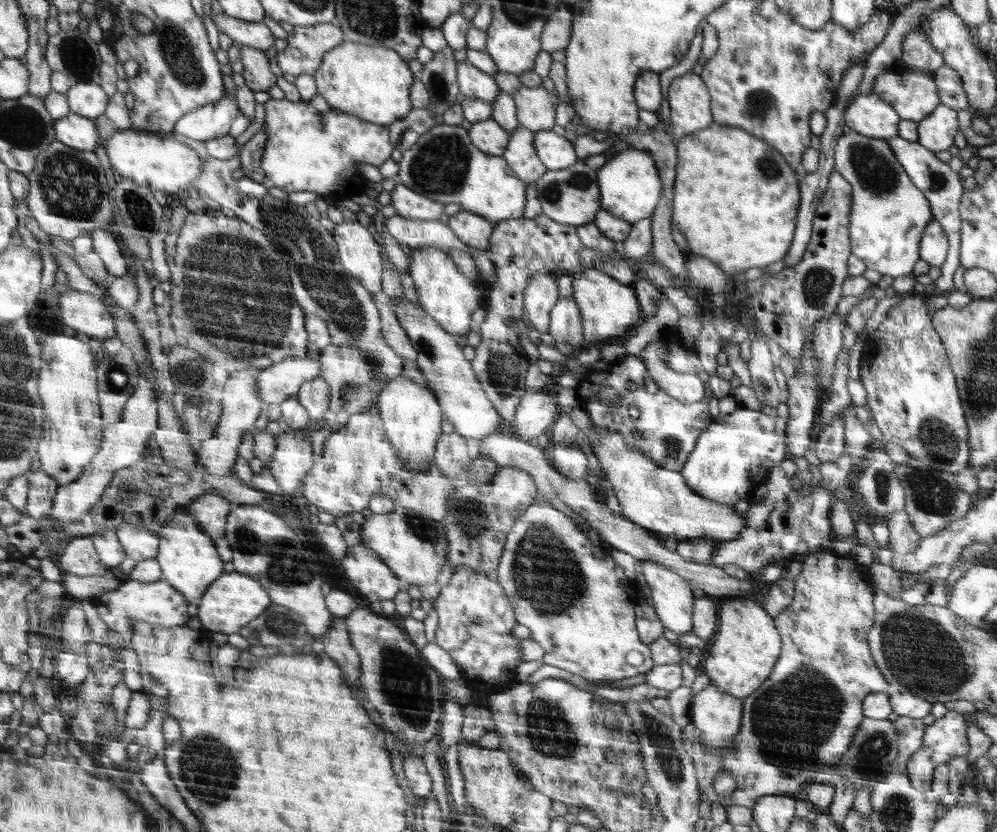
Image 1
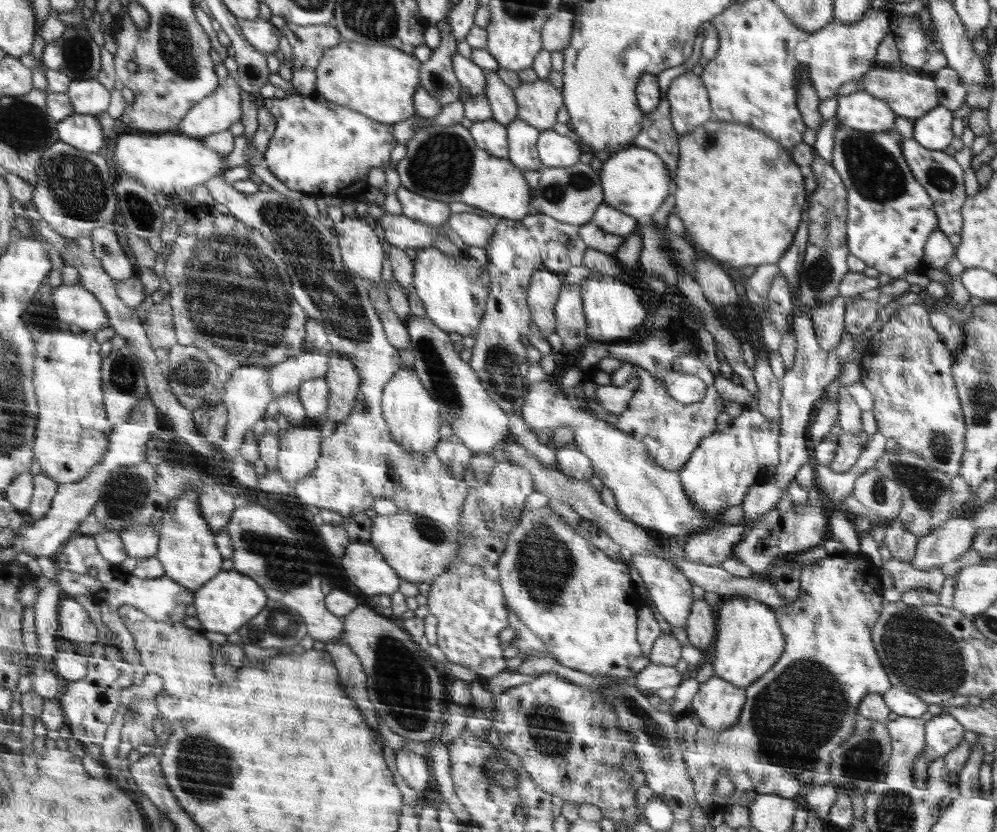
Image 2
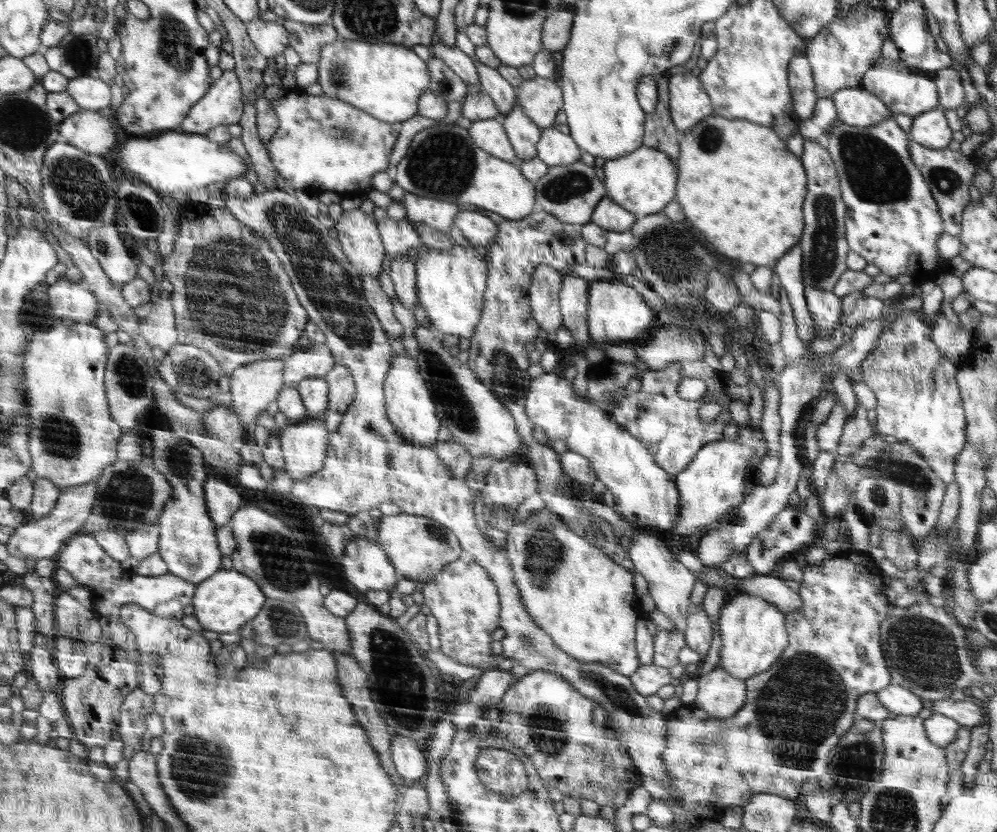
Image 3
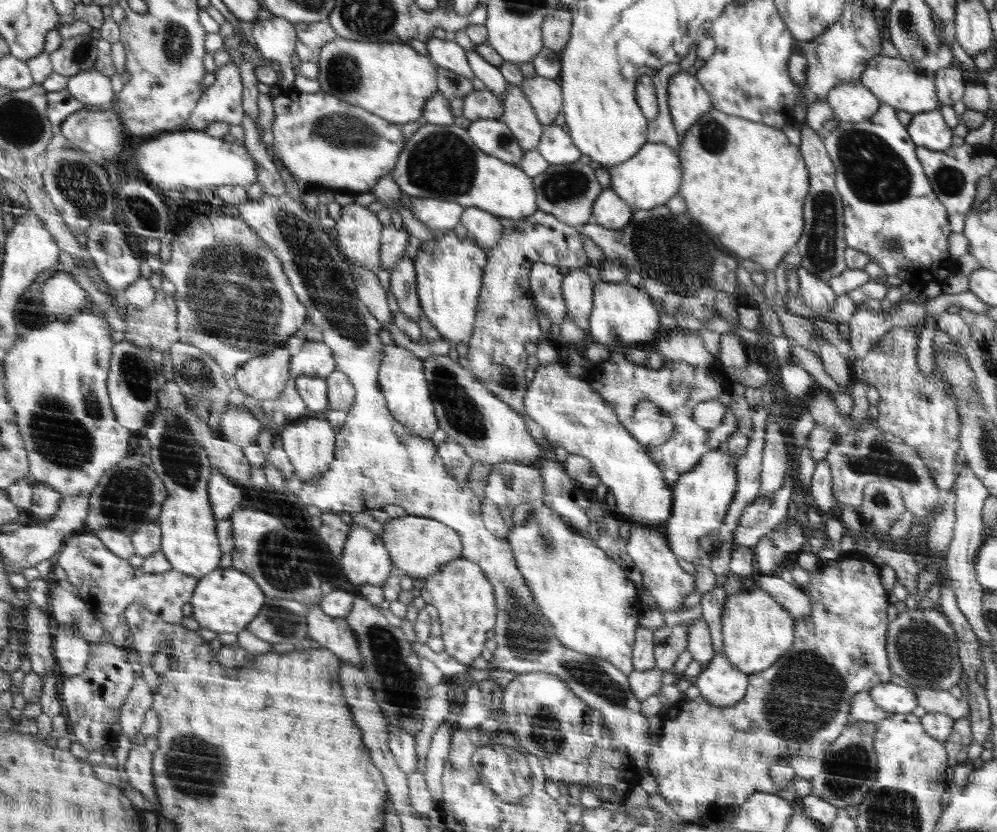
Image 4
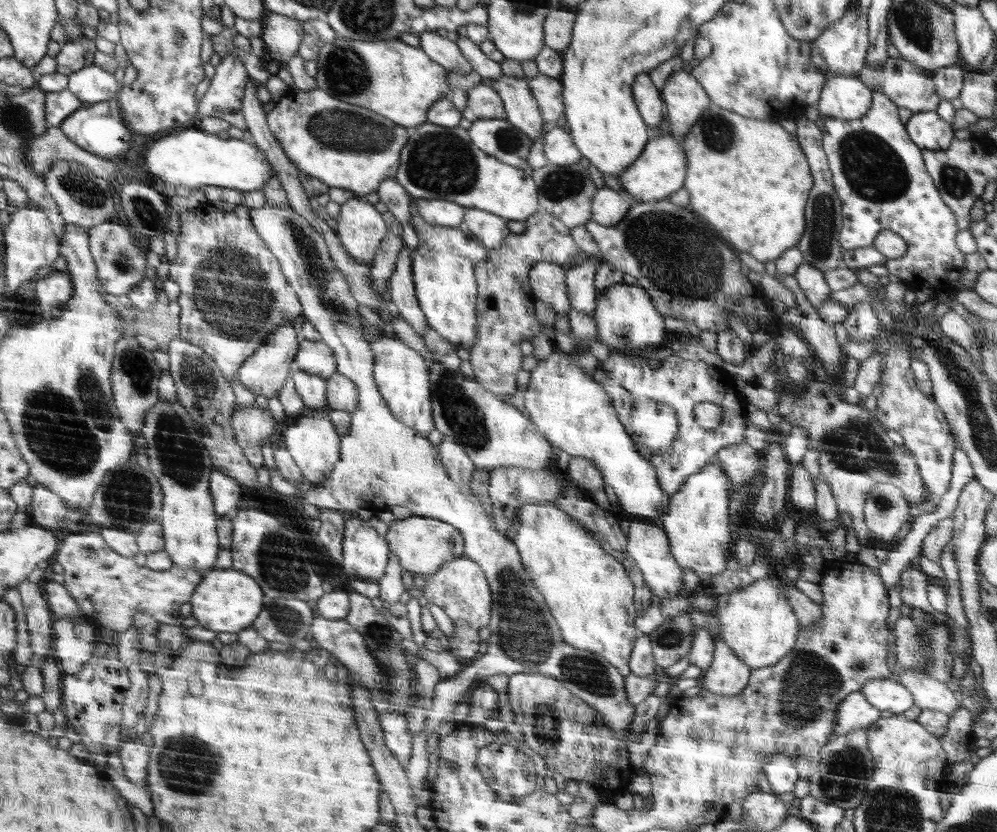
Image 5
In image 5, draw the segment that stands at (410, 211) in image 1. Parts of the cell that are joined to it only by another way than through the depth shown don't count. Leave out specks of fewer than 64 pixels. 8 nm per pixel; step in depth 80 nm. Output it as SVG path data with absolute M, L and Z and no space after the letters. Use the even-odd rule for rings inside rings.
M418 199L415 212L431 225L459 227L462 224L465 207L449 200Z

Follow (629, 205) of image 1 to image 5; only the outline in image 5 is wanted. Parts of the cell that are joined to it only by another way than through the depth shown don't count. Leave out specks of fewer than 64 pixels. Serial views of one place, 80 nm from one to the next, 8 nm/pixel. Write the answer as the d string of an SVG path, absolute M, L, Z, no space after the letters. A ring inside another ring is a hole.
M672 135L651 137L643 154L631 164L626 171L616 177L631 194L632 203L647 203L669 198L672 192L684 187L687 178L688 156L682 146L672 138Z

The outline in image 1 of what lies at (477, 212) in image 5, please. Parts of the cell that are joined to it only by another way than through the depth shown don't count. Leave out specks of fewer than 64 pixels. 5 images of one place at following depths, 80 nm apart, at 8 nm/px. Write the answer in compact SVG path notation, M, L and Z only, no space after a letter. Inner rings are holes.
M460 210L458 214L451 216L448 222L448 226L464 244L474 245L480 250L488 250L490 247L490 236L495 225L483 216Z

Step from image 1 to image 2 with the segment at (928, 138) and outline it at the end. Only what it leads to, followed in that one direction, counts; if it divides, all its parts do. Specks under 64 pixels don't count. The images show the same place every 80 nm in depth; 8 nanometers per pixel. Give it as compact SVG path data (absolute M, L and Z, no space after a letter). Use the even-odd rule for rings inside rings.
M938 105L915 119L913 139L924 148L943 151L952 142L952 111Z

